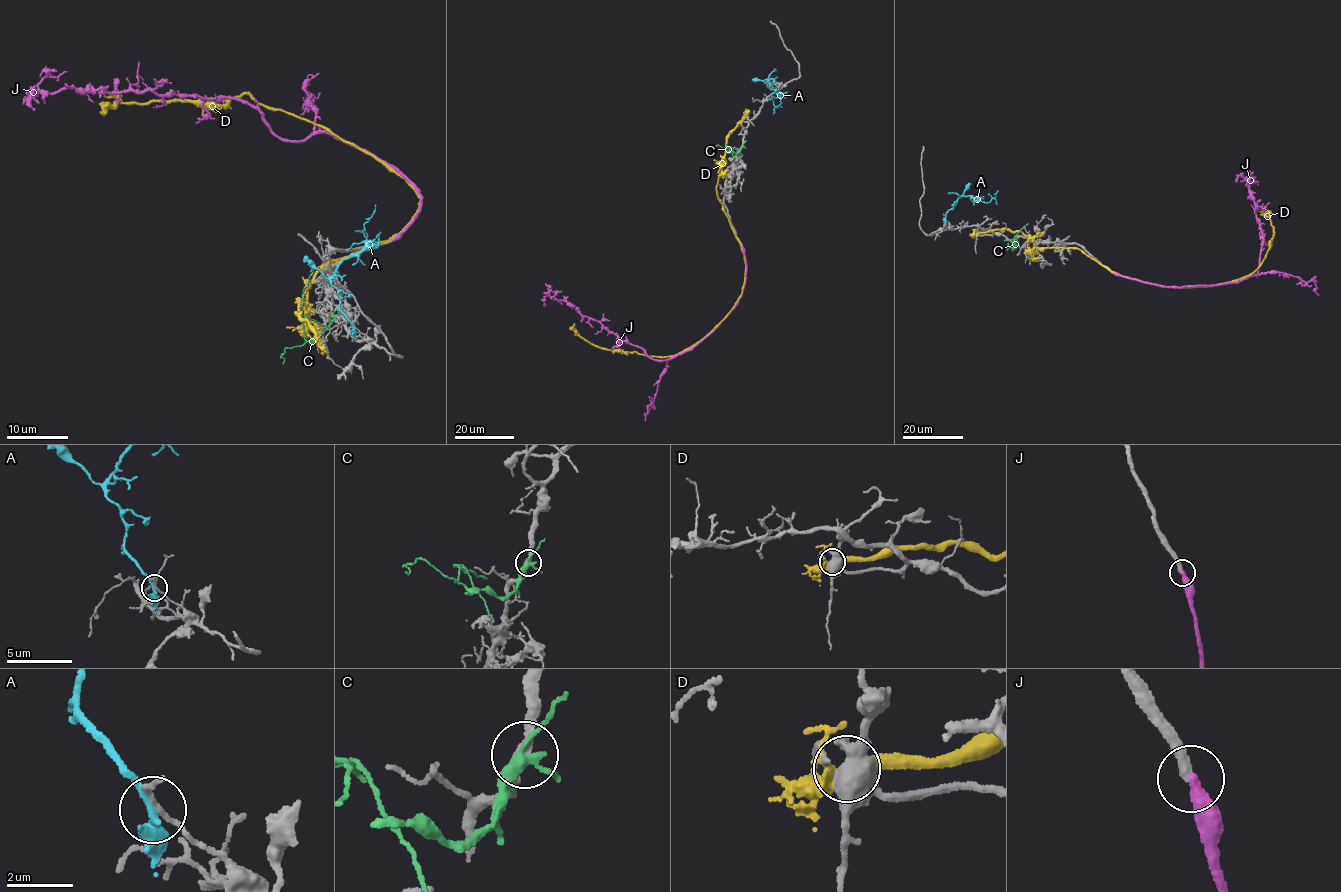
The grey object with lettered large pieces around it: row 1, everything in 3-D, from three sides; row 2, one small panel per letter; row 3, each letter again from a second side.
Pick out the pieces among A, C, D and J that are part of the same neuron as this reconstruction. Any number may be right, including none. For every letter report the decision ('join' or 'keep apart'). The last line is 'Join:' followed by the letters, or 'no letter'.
A: keep apart
C: keep apart
D: keep apart
J: join
Join: J

